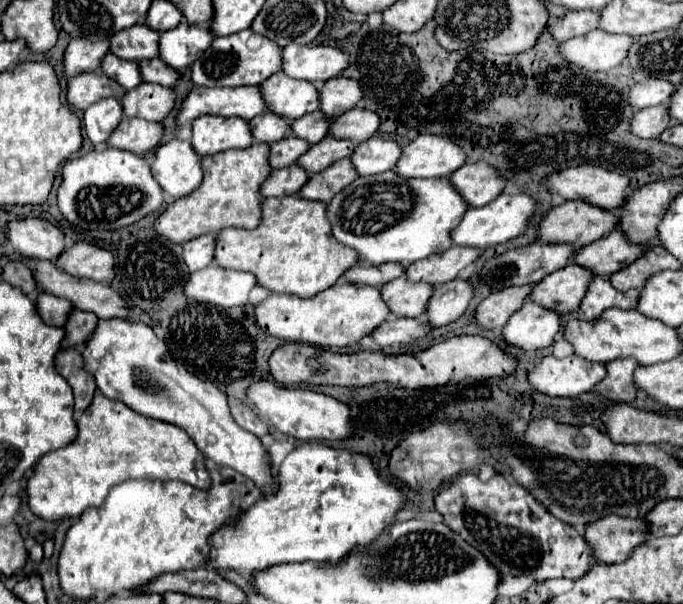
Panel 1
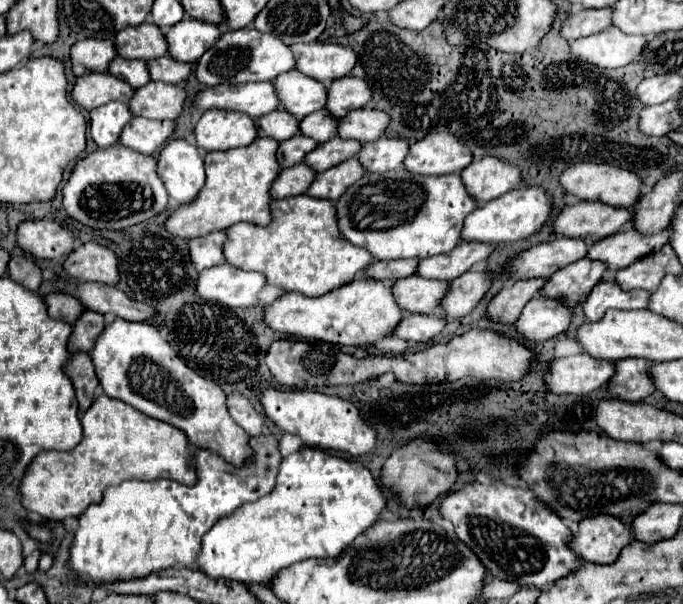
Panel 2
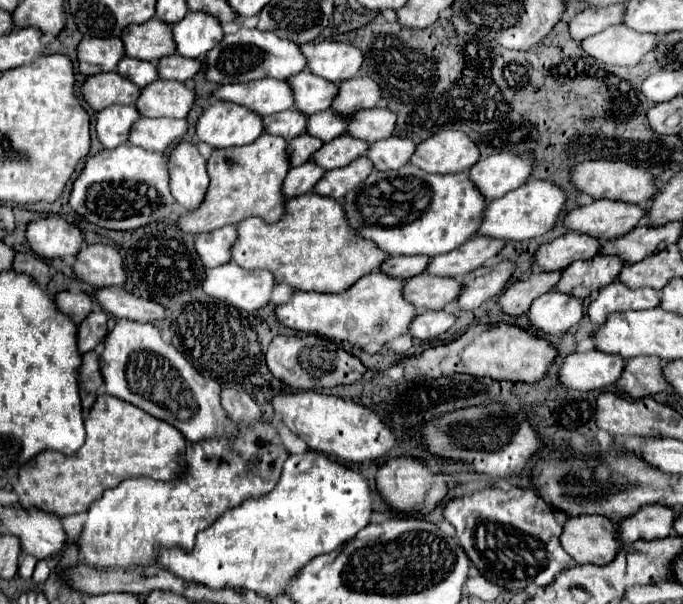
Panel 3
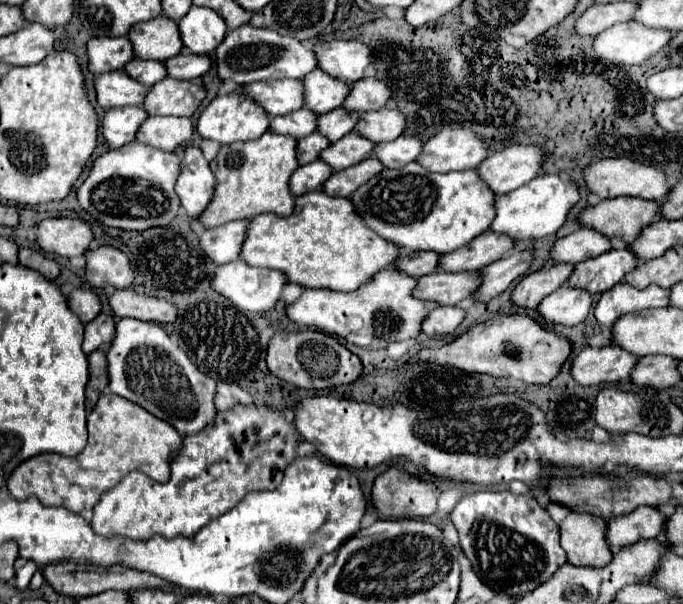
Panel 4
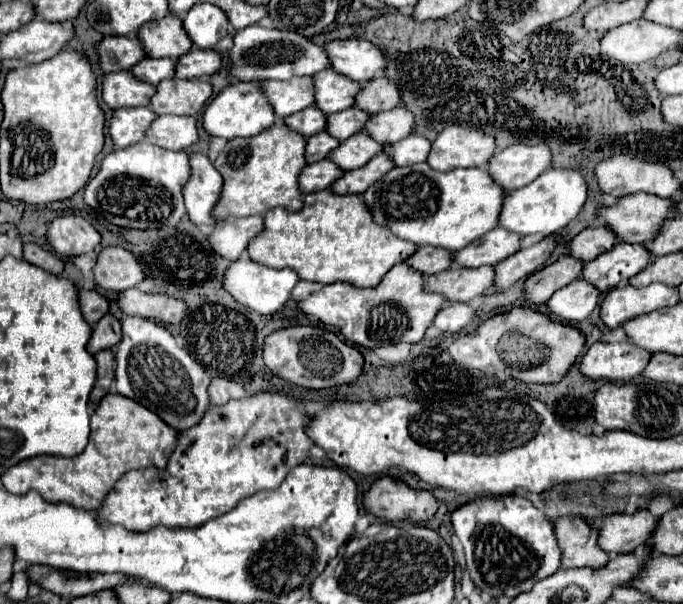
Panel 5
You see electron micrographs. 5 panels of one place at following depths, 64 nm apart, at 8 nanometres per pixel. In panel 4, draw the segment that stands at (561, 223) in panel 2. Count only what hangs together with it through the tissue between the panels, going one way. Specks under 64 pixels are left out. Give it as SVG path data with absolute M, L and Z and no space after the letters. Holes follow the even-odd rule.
M626 196L602 200L596 206L584 208L578 214L578 222L584 228L594 228L596 232L604 234L612 248L624 248L638 234L638 228L646 226L656 214L656 202Z

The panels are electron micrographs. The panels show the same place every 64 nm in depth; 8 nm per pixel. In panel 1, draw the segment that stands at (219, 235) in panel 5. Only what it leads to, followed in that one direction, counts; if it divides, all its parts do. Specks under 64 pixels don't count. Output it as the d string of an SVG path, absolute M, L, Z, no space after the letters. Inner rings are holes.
M214 234L198 236L182 246L182 260L190 268L190 272L196 272L212 264L212 256L214 256Z

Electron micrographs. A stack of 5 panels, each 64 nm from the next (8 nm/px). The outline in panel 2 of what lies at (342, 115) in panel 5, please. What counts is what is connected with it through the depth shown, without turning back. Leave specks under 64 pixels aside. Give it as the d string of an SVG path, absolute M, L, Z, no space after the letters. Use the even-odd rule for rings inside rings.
M318 110L300 122L300 134L308 136L312 140L324 142L336 134L336 124L338 124L338 120L334 120L326 110Z

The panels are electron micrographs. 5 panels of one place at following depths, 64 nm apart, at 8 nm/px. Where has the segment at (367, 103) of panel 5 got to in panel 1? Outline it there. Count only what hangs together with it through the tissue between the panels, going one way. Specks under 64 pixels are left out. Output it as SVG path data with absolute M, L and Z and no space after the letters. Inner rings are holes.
M336 76L320 88L320 110L326 116L336 118L348 108L354 108L360 102L360 98L362 98L362 88L356 80Z

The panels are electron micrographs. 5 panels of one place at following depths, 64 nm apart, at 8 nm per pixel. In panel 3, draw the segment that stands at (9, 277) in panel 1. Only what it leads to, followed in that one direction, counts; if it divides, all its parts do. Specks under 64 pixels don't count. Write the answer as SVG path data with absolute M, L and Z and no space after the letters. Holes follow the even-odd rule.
M32 252L16 254L16 258L12 262L12 270L18 274L28 274L38 286L46 286L50 280L48 266L38 256L34 256Z

